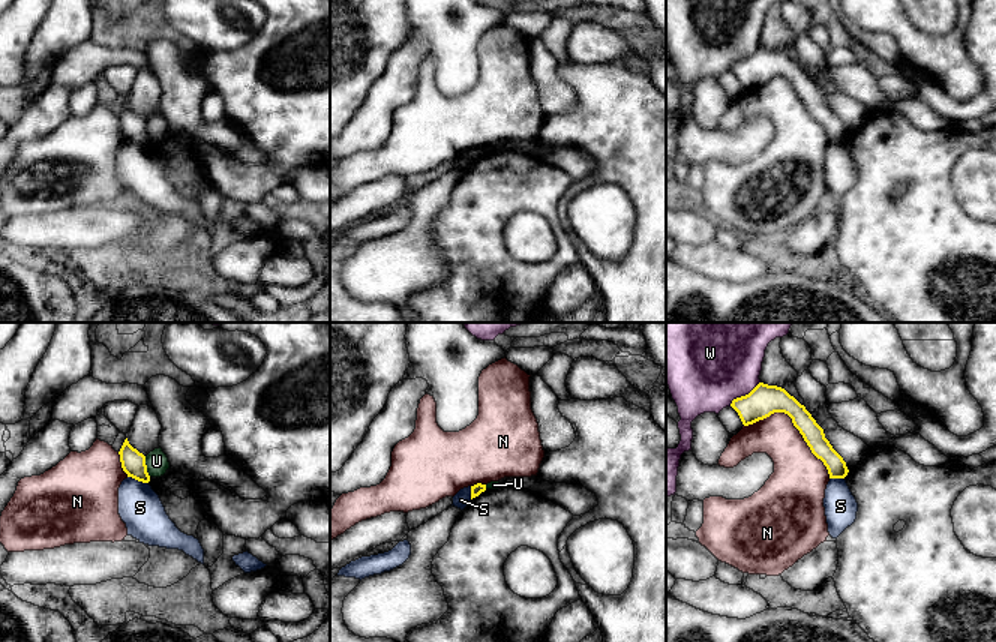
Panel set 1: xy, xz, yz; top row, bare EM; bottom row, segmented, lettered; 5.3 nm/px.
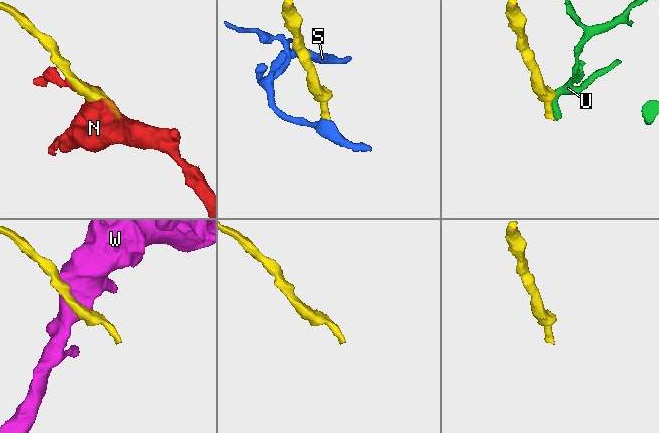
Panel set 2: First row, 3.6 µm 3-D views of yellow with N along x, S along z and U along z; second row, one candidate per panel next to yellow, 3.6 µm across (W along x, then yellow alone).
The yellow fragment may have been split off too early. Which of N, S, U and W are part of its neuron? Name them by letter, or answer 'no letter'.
U

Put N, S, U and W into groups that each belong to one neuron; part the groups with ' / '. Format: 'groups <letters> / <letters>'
groups N / S / U / W

